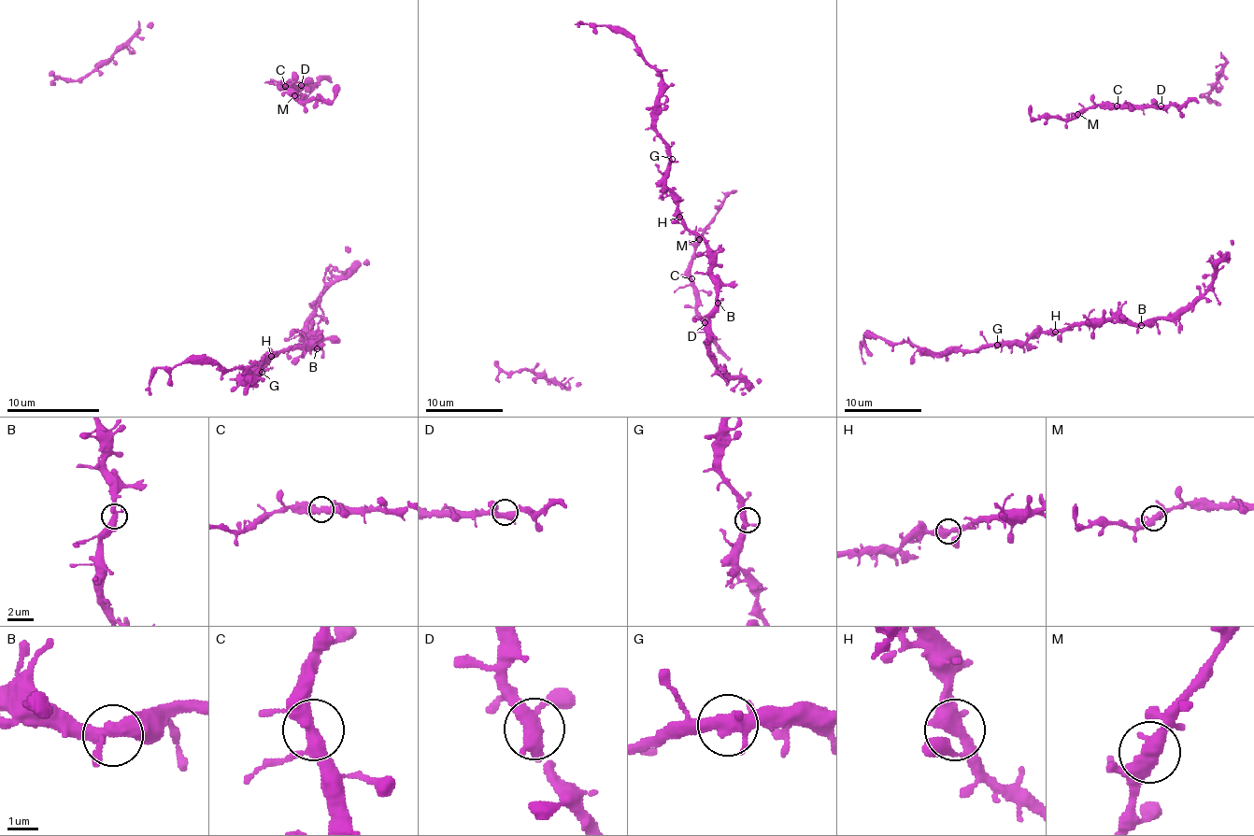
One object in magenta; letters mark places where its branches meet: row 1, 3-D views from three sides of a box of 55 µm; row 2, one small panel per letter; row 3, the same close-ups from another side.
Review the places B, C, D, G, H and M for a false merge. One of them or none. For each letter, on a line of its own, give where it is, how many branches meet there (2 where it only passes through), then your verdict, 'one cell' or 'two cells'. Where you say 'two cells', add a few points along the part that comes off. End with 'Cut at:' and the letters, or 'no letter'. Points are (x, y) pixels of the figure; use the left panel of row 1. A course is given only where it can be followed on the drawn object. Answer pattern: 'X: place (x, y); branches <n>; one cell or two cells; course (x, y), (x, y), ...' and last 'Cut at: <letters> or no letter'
B: place (317, 348); branches 3; one cell
C: place (285, 86); branches 4; one cell
D: place (301, 85); branches 3; one cell
G: place (262, 372); branches 3; one cell
H: place (271, 356); branches 3; one cell
M: place (294, 95); branches 3; one cell
Cut at: no letter

